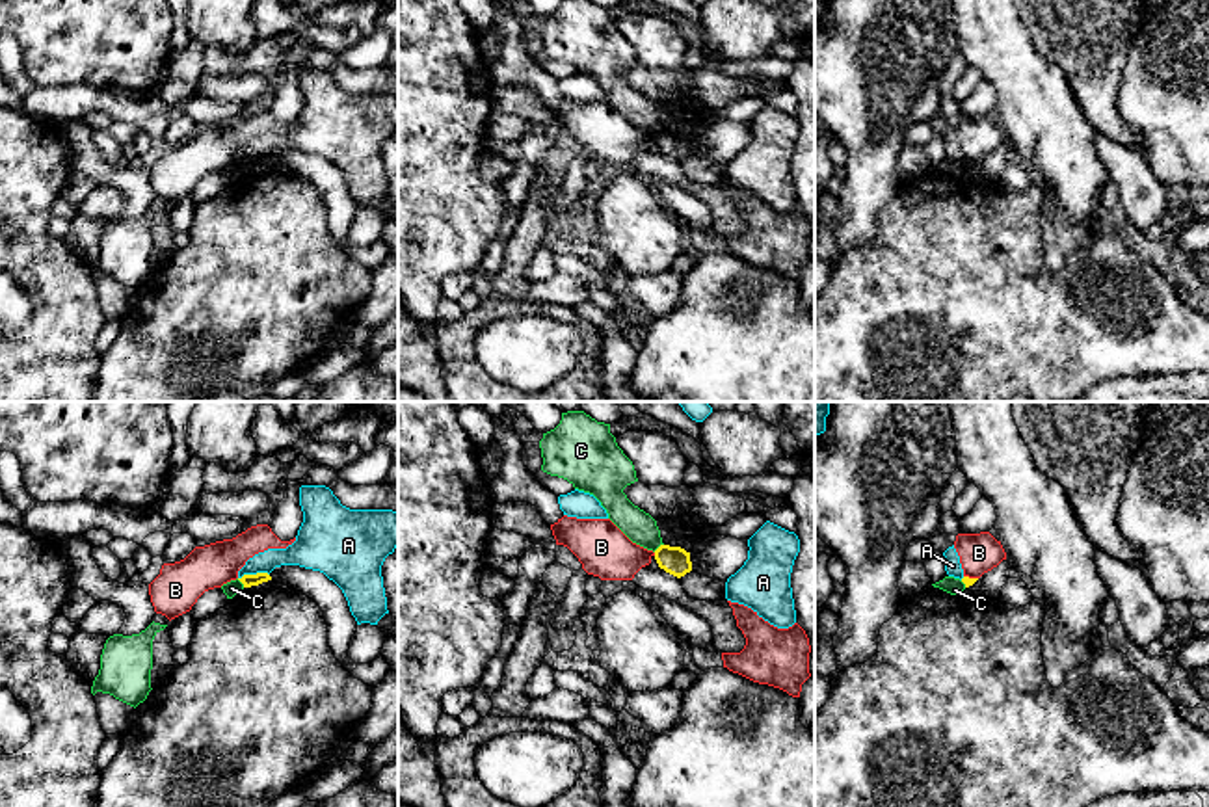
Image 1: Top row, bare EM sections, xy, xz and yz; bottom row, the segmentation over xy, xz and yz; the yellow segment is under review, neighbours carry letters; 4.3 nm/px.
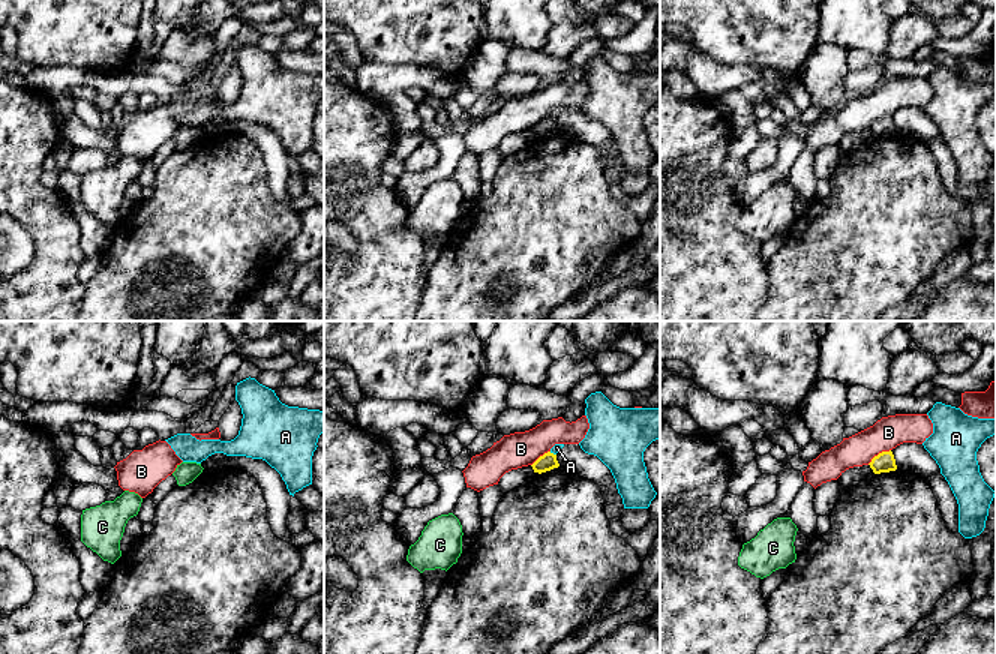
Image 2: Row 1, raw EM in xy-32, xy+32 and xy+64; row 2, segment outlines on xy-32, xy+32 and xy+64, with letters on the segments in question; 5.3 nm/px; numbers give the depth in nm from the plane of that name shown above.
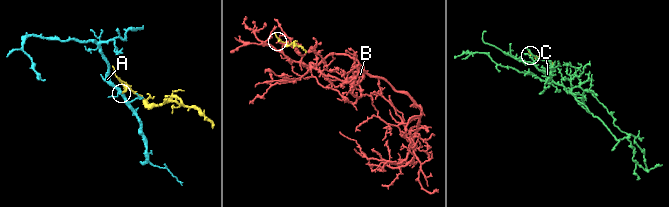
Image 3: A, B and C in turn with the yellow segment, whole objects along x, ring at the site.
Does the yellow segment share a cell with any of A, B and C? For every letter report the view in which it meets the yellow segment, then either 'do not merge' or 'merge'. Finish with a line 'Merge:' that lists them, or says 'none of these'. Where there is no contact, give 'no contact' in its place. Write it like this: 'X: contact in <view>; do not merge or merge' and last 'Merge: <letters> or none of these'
A: contact in xy; do not merge
B: contact in yz; do not merge
C: contact in xz; do not merge
Merge: none of these

